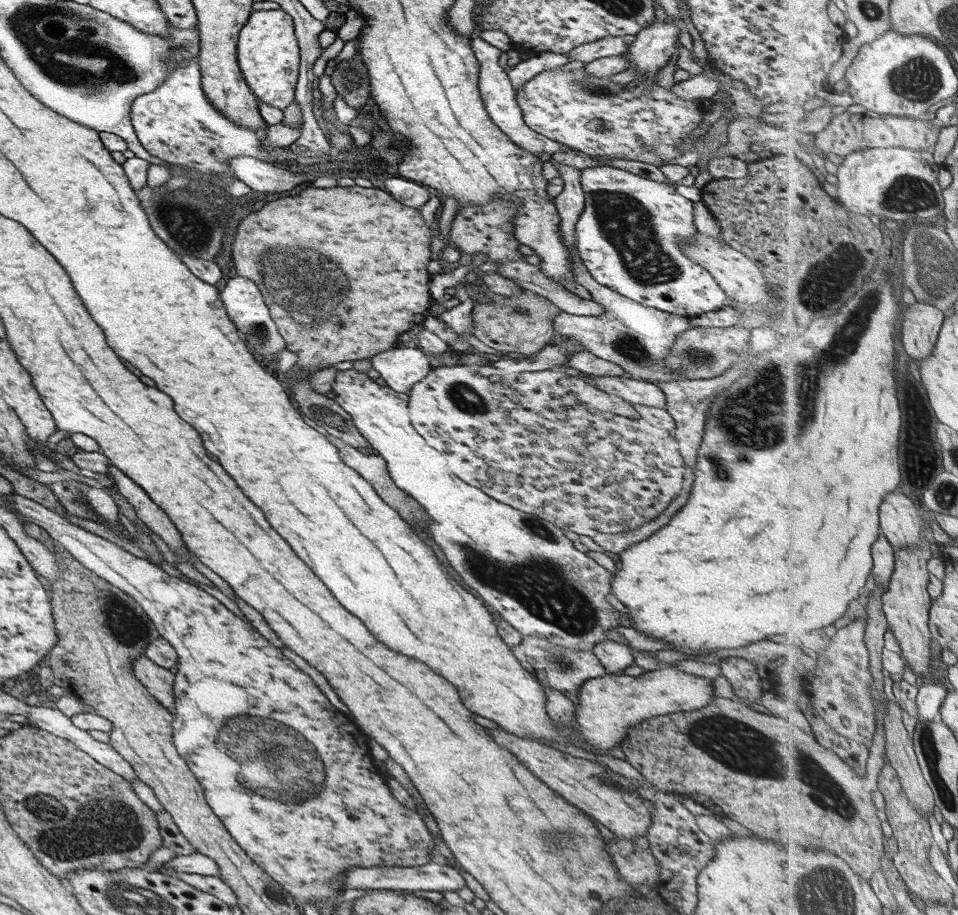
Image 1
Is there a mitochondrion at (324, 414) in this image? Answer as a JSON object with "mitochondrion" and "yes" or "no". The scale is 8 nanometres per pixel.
{"mitochondrion":"yes"}

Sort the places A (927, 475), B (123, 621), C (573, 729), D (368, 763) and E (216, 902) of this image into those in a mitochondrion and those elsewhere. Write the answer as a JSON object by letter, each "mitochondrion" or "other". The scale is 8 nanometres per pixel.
{"A":"mitochondrion","B":"mitochondrion","C":"other","D":"other","E":"other"}

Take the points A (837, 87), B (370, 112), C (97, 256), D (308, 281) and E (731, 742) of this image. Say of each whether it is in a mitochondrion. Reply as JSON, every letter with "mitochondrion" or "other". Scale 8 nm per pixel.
{"A":"other","B":"other","C":"other","D":"mitochondrion","E":"mitochondrion"}

